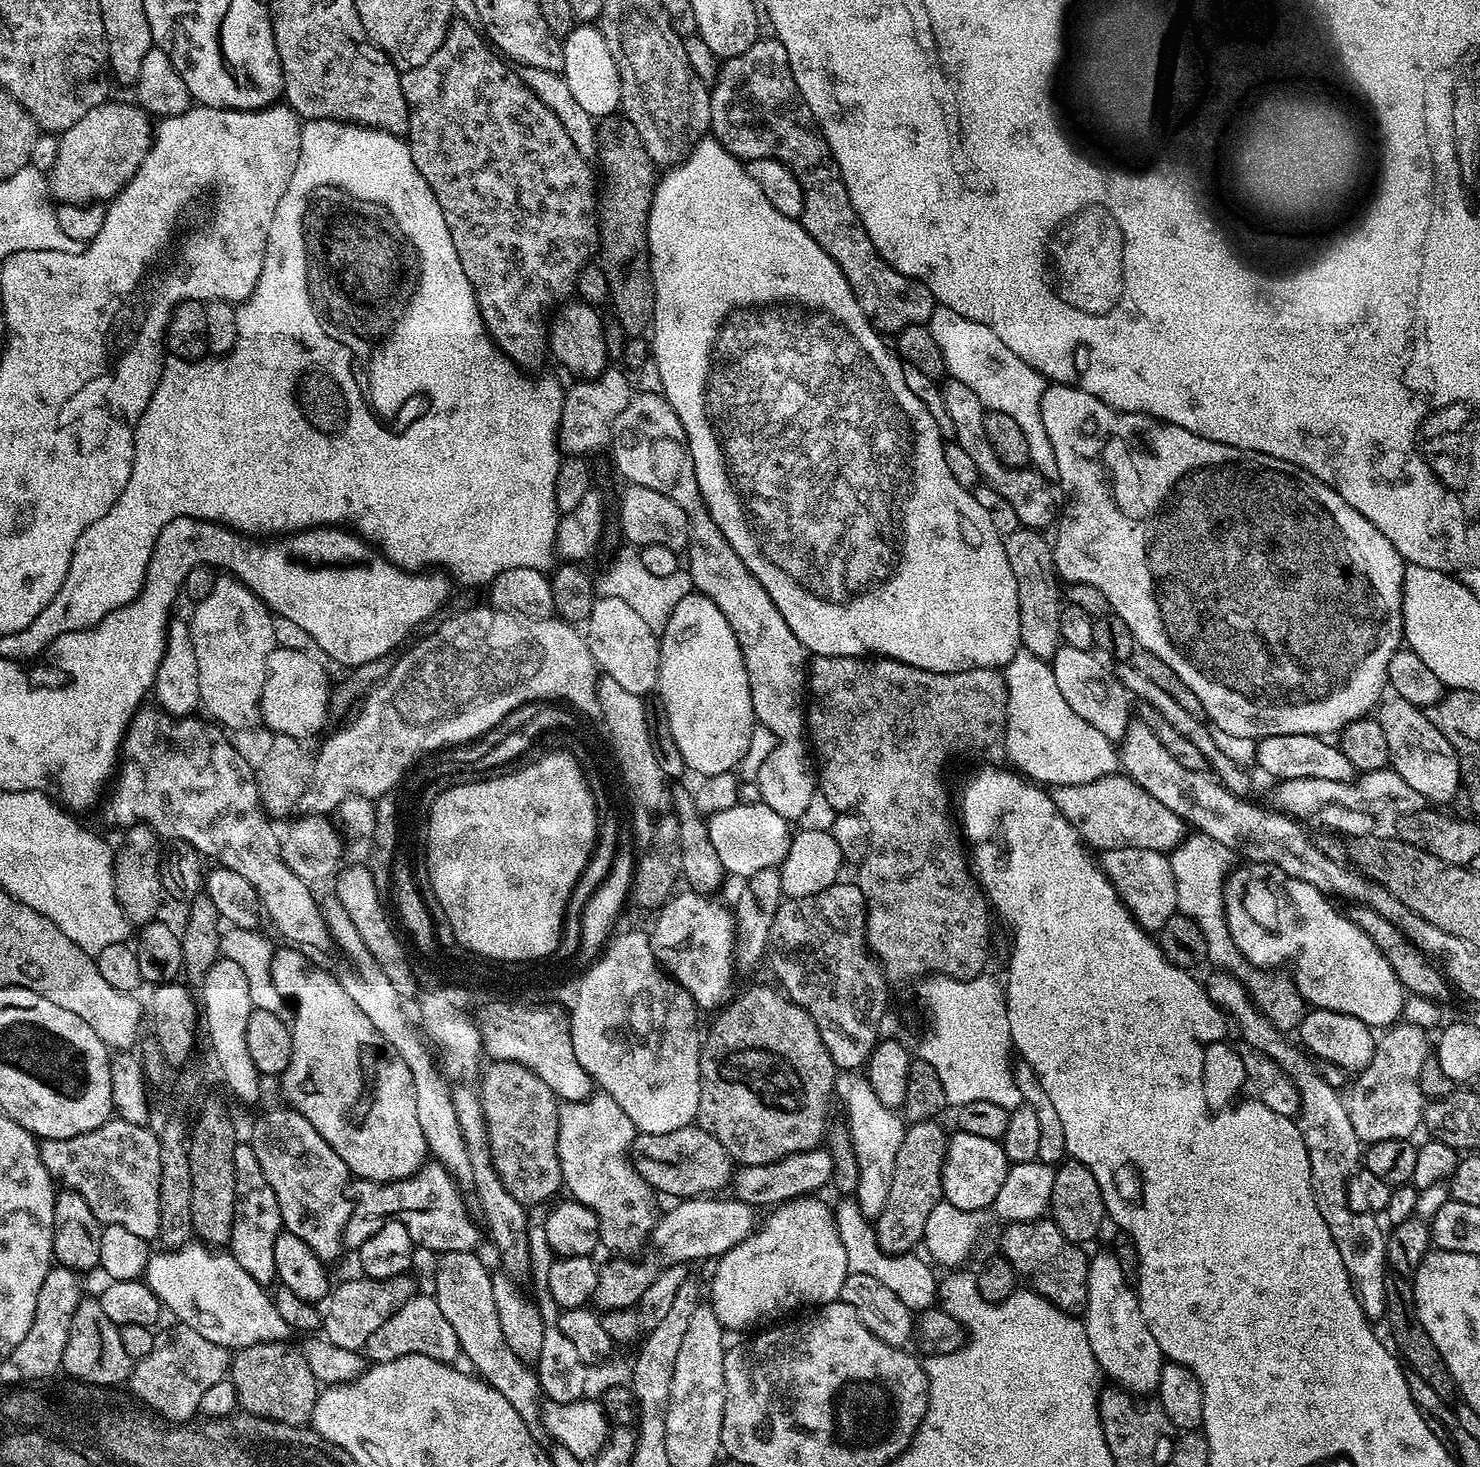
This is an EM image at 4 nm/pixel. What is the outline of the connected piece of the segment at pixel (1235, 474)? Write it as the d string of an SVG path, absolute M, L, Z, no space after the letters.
M1052 382L1045 387L1042 394L1042 424L1046 426L1046 434L1050 434L1050 444L1054 446L1054 456L1058 461L1058 488L1059 484L1061 488L1059 491L1061 493L1064 491L1068 495L1068 501L1065 504L1063 501L1062 504L1063 512L1059 517L1058 527L1055 529L1055 532L1057 531L1056 540L1054 536L1052 544L1052 557L1056 563L1057 577L1065 585L1089 584L1090 586L1098 586L1098 590L1102 590L1102 594L1106 594L1106 602L1110 602L1112 612L1118 618L1122 618L1133 632L1137 645L1143 651L1158 654L1158 658L1162 658L1162 662L1166 662L1166 666L1170 666L1170 670L1174 670L1174 674L1178 674L1178 678L1182 678L1182 682L1186 682L1186 686L1190 686L1190 690L1194 690L1198 702L1202 702L1204 707L1204 716L1211 721L1217 733L1225 732L1226 735L1233 736L1236 740L1252 740L1251 742L1259 742L1265 736L1277 736L1278 734L1310 734L1311 736L1328 738L1331 737L1331 732L1332 735L1339 733L1340 729L1346 727L1350 722L1367 717L1371 713L1368 711L1372 707L1373 711L1381 703L1382 697L1385 695L1383 692L1386 692L1388 683L1390 658L1394 658L1394 654L1401 648L1404 639L1402 594L1404 593L1406 561L1398 554L1398 550L1394 550L1390 538L1386 538L1386 534L1382 534L1382 530L1378 530L1378 526L1374 526L1374 522L1362 518L1362 514L1358 514L1358 510L1354 510L1354 506L1350 506L1350 502L1346 502L1342 498L1342 494L1338 494L1330 486L1326 486L1318 478L1314 478L1314 474L1310 474L1290 462L1282 462L1278 458L1270 458L1266 454L1258 454L1250 450L1238 450L1234 446L1226 446L1222 442L1210 442L1190 430L1182 430L1182 426L1166 424L1154 416L1144 416L1140 412L1120 412L1117 408L1110 407L1106 402L1094 398L1094 394L1086 394L1086 390L1082 390L1079 386Z

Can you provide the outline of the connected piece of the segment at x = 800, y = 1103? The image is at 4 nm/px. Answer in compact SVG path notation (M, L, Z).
M756 984L753 988L746 989L741 996L733 995L715 1013L716 1021L713 1022L712 1029L706 1032L700 1046L700 1097L698 1098L696 1120L699 1127L714 1134L714 1138L718 1138L718 1142L722 1142L725 1150L732 1155L733 1161L740 1166L774 1162L792 1152L805 1152L811 1148L819 1148L826 1140L824 1131L828 1128L828 1091L836 1084L838 1069L822 1042L822 1034L818 1034L818 1026L814 1026L814 1018L810 1018L810 1014L805 1008L788 999L787 995L779 987L777 988L767 988L764 984Z

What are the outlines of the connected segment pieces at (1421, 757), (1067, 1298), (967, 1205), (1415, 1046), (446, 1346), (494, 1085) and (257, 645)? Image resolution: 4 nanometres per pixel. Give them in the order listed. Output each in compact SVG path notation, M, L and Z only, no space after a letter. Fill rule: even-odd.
M1399 698L1391 699L1385 699L1378 708L1378 719L1382 734L1386 734L1391 767L1402 770L1406 786L1414 786L1414 790L1418 790L1418 794L1423 796L1425 801L1444 806L1444 803L1454 799L1456 791L1461 791L1462 788L1458 754L1438 730L1438 726L1434 726L1434 722L1430 722L1417 705Z
M1051 1218L1014 1220L1003 1225L1000 1232L999 1255L1004 1256L1017 1277L1028 1279L1027 1287L1047 1298L1064 1312L1079 1313L1088 1302L1089 1253L1070 1242Z
M956 1130L949 1135L948 1149L942 1166L943 1199L949 1200L958 1210L984 1212L991 1209L998 1198L998 1190L1006 1182L1010 1167L1008 1156L1001 1141L978 1138L978 1134L966 1134Z
M1407 1022L1393 1024L1377 1039L1370 1064L1351 1081L1350 1091L1352 1090L1352 1093L1347 1093L1346 1103L1350 1122L1354 1126L1354 1134L1358 1134L1361 1145L1367 1146L1387 1140L1406 1140L1415 1137L1416 1127L1419 1129L1424 1119L1426 1097L1420 1090L1420 1075L1422 1074L1422 1062L1426 1062L1430 1054L1430 1036L1429 1040L1428 1036L1429 1033L1425 1029L1413 1024Z
M413 1294L398 1310L394 1310L394 1314L390 1314L390 1318L386 1318L386 1322L382 1322L382 1326L378 1326L378 1330L374 1330L374 1334L370 1334L362 1349L369 1361L381 1364L394 1362L394 1358L406 1354L426 1354L426 1358L452 1364L455 1356L461 1355L460 1340L454 1334L454 1326L450 1326L446 1314L442 1314L435 1295L420 1295Z
M492 1060L489 1068L479 1077L478 1091L482 1114L486 1118L490 1158L502 1186L526 1206L540 1204L543 1200L551 1201L556 1191L562 1188L562 1166L558 1158L558 1114L561 1101L552 1093L550 1086L526 1066L513 1060Z
M217 575L214 588L206 598L195 601L192 618L187 621L190 637L193 638L195 657L198 658L200 703L203 711L208 712L215 723L225 729L252 728L261 723L260 699L262 686L268 673L268 659L278 647L274 613L243 582L243 579L232 576Z

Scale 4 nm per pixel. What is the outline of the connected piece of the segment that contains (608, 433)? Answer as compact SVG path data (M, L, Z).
M614 368L605 369L593 380L575 381L575 385L565 391L559 428L560 448L565 455L590 456L611 443L613 423L626 410L634 395L631 379L625 376L627 373Z

